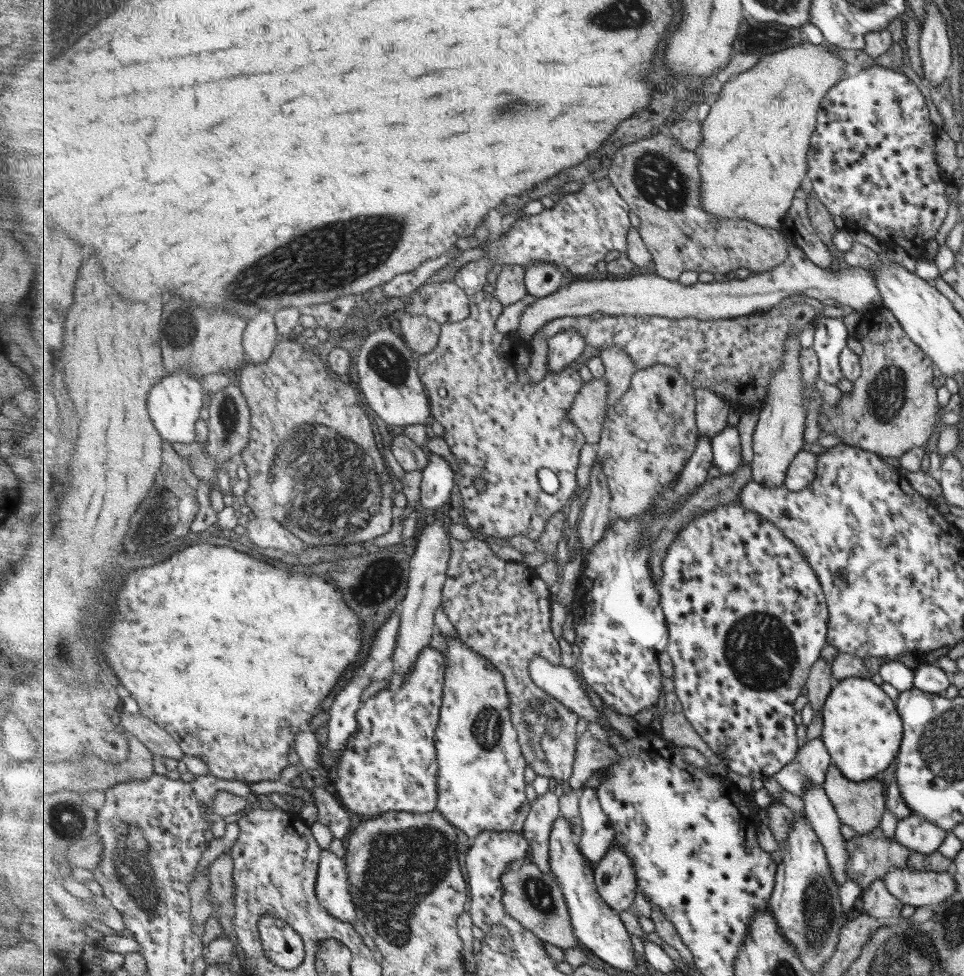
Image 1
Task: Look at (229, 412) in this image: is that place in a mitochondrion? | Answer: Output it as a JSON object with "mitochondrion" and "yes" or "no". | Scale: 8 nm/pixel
{"mitochondrion":"yes"}

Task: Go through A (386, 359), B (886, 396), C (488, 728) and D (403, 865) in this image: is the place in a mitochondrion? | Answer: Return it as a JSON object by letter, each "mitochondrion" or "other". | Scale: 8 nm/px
{"A":"mitochondrion","B":"mitochondrion","C":"mitochondrion","D":"mitochondrion"}

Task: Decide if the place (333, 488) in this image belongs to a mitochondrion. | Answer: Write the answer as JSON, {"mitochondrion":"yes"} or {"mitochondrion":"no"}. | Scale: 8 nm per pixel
{"mitochondrion":"yes"}

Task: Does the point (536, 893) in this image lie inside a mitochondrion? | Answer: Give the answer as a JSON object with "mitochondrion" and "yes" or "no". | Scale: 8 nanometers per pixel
{"mitochondrion":"yes"}

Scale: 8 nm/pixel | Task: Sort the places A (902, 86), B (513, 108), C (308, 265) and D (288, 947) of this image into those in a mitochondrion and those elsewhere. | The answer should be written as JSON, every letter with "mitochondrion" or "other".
{"A":"other","B":"mitochondrion","C":"mitochondrion","D":"other"}

